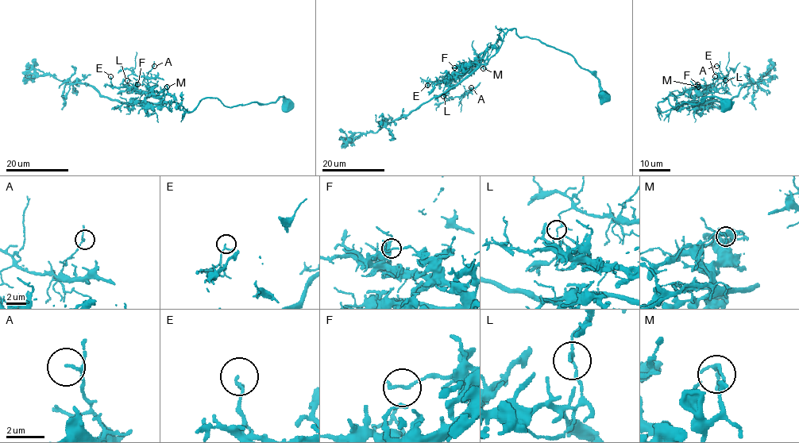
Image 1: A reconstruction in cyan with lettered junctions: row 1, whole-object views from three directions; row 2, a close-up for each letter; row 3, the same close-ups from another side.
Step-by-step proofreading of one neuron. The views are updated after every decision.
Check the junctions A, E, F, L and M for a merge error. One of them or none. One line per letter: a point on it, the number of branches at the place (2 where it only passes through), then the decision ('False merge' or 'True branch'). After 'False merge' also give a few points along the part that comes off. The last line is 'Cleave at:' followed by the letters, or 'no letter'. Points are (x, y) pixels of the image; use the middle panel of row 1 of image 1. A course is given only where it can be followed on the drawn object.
A: Place: (471, 87). Branches: 2. True branch
E: Place: (427, 85). Branches: 2. True branch
F: Place: (454, 67). Branches: 2. True branch
L: Place: (443, 96). Branches: 3. False merge. Course of the part to remove: (443, 96), (461, 97), (470, 93), (480, 82)
M: Place: (483, 68). Branches: 2. True branch
Cleave at: L

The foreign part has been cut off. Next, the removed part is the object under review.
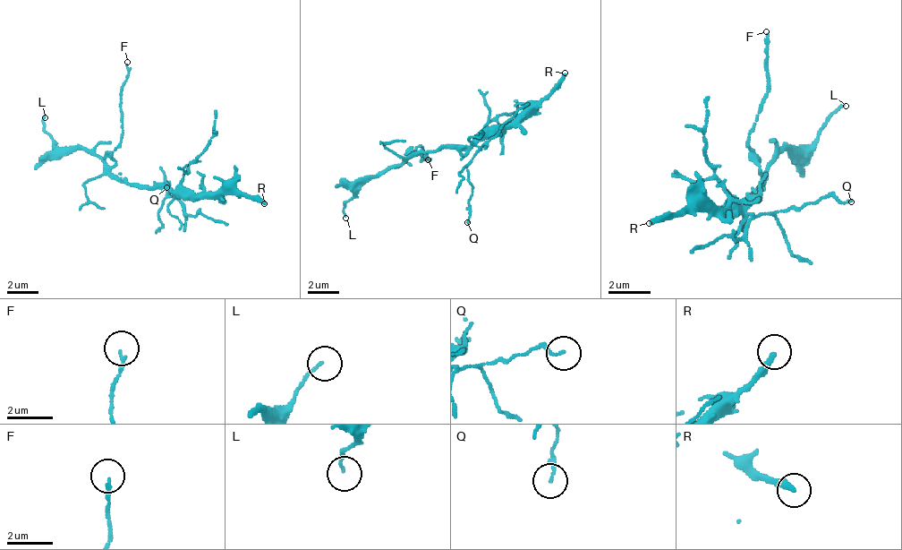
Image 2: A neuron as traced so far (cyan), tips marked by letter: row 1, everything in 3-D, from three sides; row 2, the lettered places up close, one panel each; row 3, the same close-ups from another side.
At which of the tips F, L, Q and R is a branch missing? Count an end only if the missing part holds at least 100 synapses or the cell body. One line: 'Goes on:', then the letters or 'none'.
Goes on: R

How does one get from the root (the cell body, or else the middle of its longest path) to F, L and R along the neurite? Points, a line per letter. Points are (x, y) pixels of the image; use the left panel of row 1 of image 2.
F: (139, 184), (127, 179), (115, 167), (112, 156), (120, 141), (120, 86), (127, 78), (127, 62)
L: (139, 184), (123, 184), (96, 156), (80, 149), (57, 149), (41, 121), (45, 117)
R: (139, 184), (143, 187), (170, 187), (174, 192), (190, 192), (194, 195), (252, 195), (264, 203)

